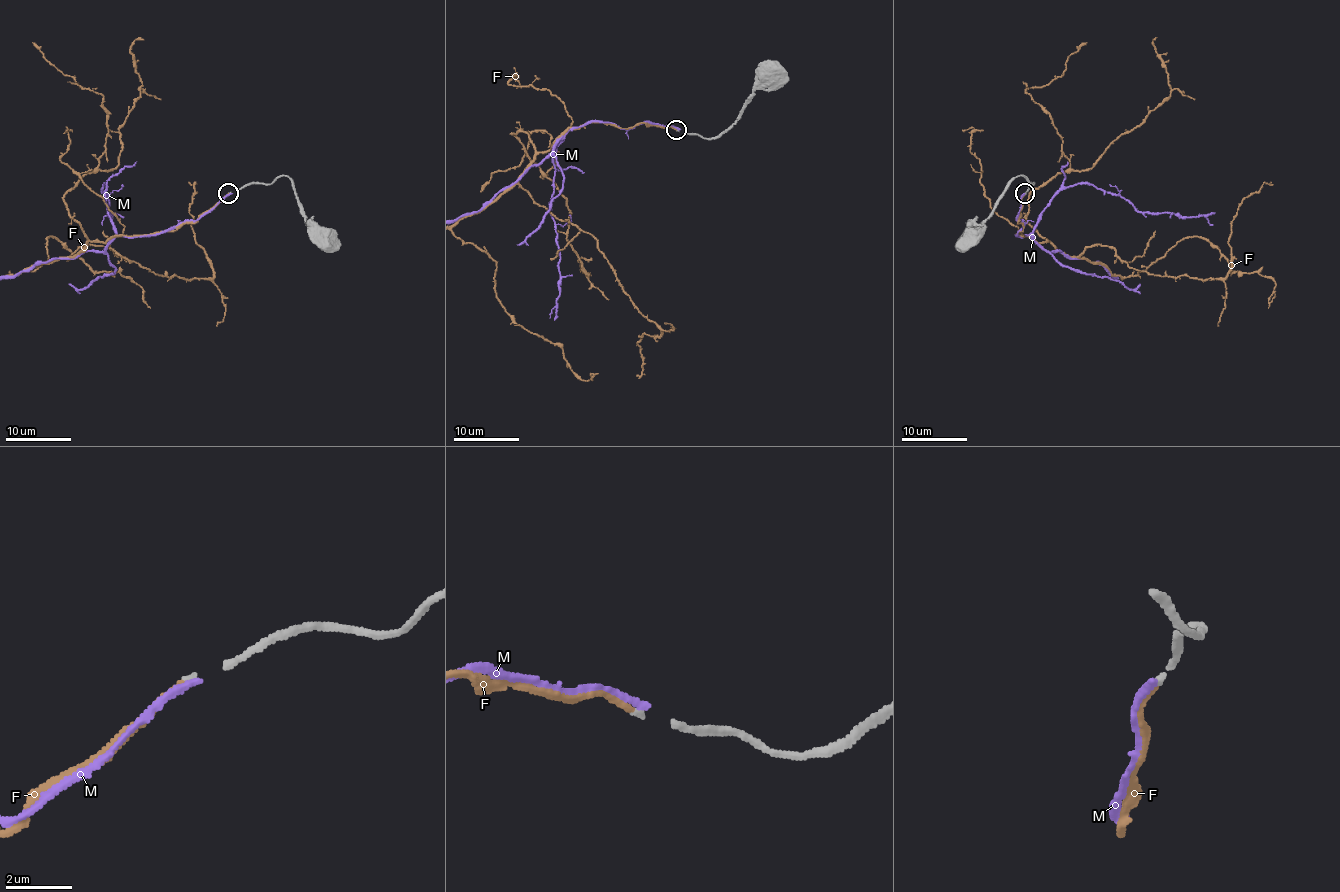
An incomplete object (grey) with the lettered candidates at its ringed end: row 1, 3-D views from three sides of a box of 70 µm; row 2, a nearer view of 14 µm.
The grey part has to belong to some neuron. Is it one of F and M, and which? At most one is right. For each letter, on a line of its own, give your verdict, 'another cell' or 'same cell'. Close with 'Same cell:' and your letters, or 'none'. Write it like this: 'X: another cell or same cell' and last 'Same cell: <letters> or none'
F: same cell
M: another cell
Same cell: F

